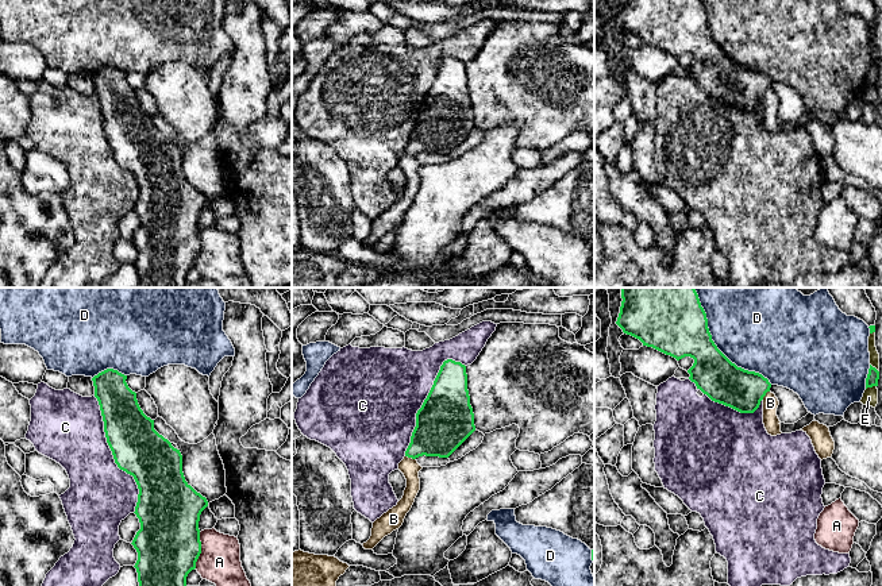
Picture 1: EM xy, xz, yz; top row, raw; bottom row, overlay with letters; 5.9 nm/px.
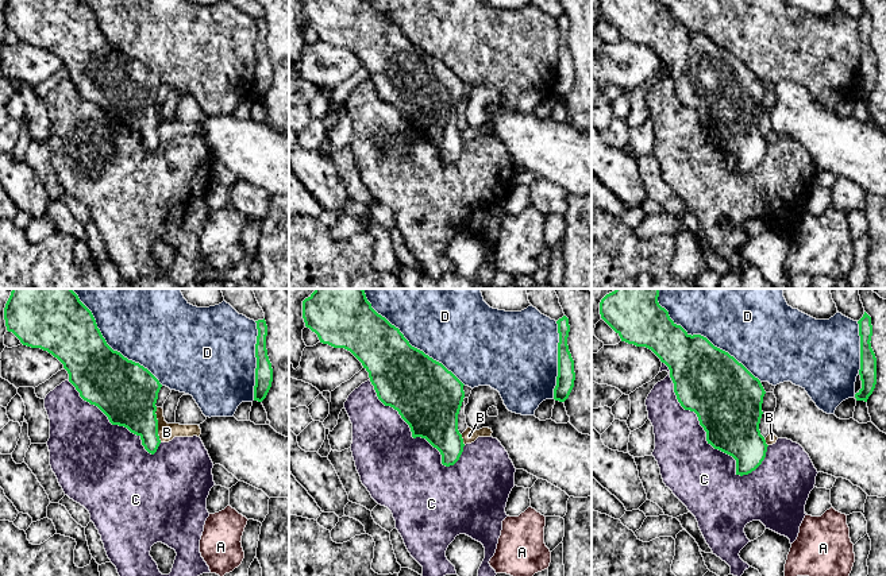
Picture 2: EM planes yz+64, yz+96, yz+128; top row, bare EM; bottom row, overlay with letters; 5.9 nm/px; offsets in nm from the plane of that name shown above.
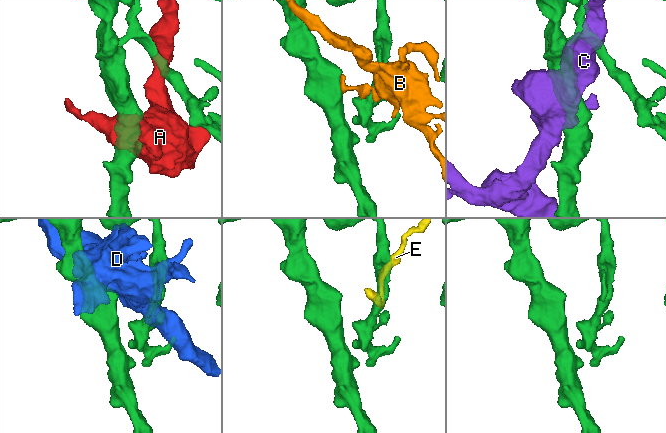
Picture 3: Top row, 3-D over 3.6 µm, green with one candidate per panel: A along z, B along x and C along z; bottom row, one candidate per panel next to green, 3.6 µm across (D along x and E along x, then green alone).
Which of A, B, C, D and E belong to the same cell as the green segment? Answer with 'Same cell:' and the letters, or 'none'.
Same cell: none

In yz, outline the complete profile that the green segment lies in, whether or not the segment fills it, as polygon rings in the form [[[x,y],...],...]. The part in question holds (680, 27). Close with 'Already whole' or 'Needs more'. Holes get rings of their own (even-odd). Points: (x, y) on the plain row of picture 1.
[[[621,0],[616,22],[624,31],[639,36],[677,58],[690,54],[693,63],[689,77],[712,99],[740,111],[754,111],[771,81],[762,72],[748,69],[732,61],[715,42],[708,26],[708,16],[701,0]]]. Already whole

